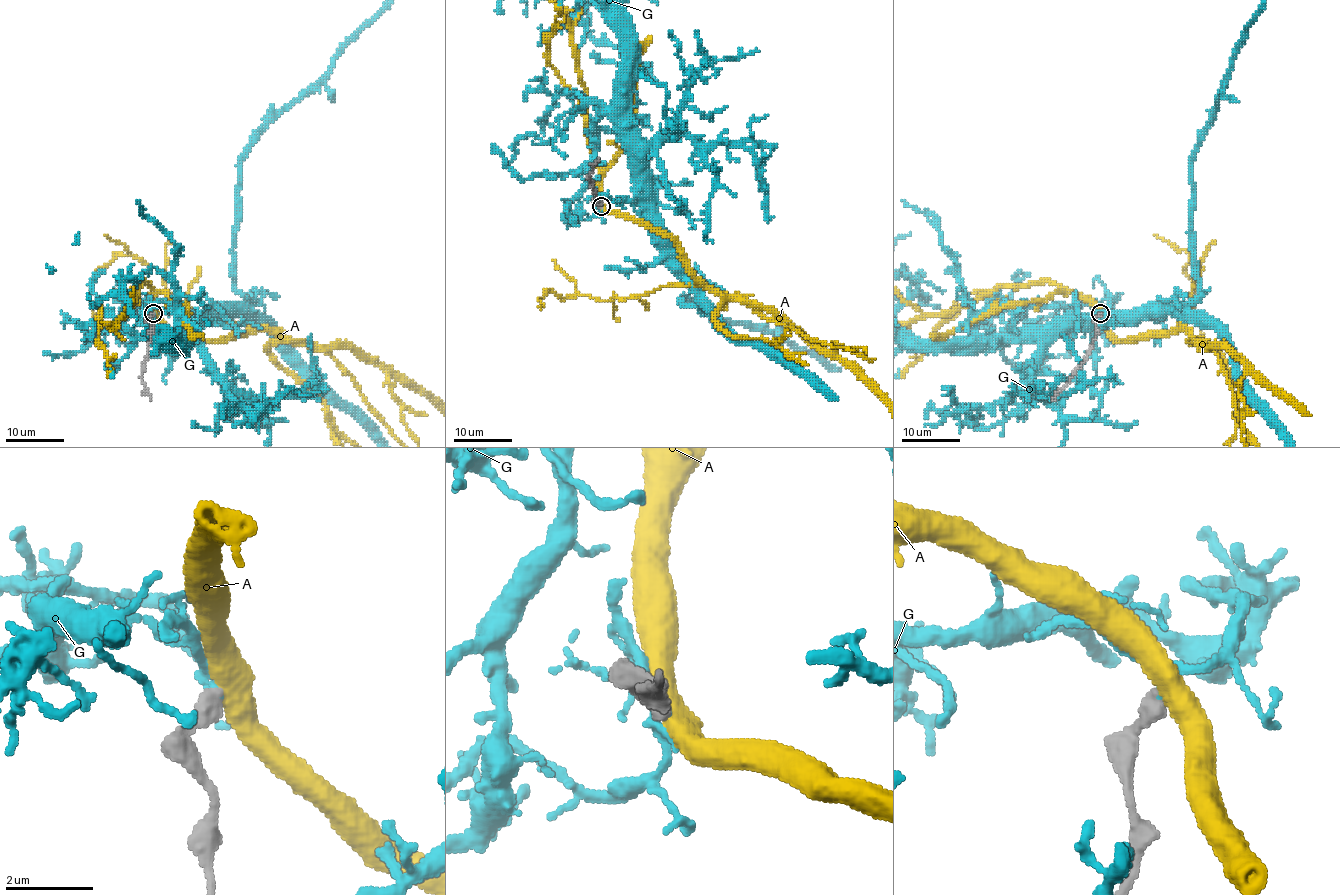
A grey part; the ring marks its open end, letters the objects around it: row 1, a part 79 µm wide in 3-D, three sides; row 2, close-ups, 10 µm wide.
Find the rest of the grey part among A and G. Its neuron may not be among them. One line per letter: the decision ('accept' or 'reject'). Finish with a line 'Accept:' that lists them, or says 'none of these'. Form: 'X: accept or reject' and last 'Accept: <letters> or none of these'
A: reject
G: reject
Accept: none of these

